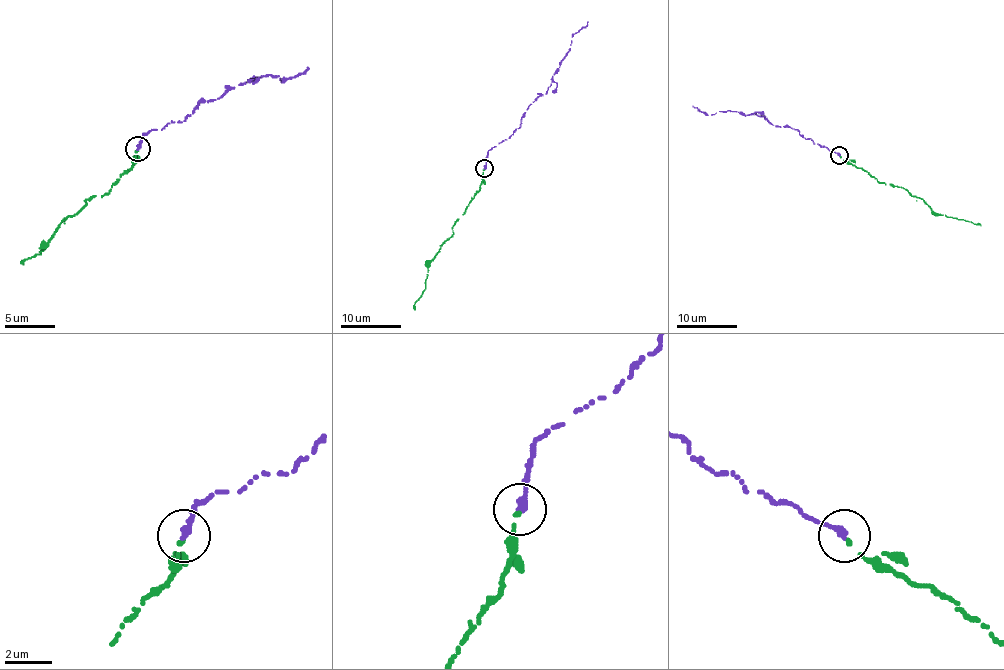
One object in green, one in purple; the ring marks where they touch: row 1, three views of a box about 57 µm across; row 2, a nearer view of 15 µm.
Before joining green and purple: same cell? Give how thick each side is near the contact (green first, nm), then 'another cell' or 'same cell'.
150 nm thick on the green side, 320 nm on the other; same cell

